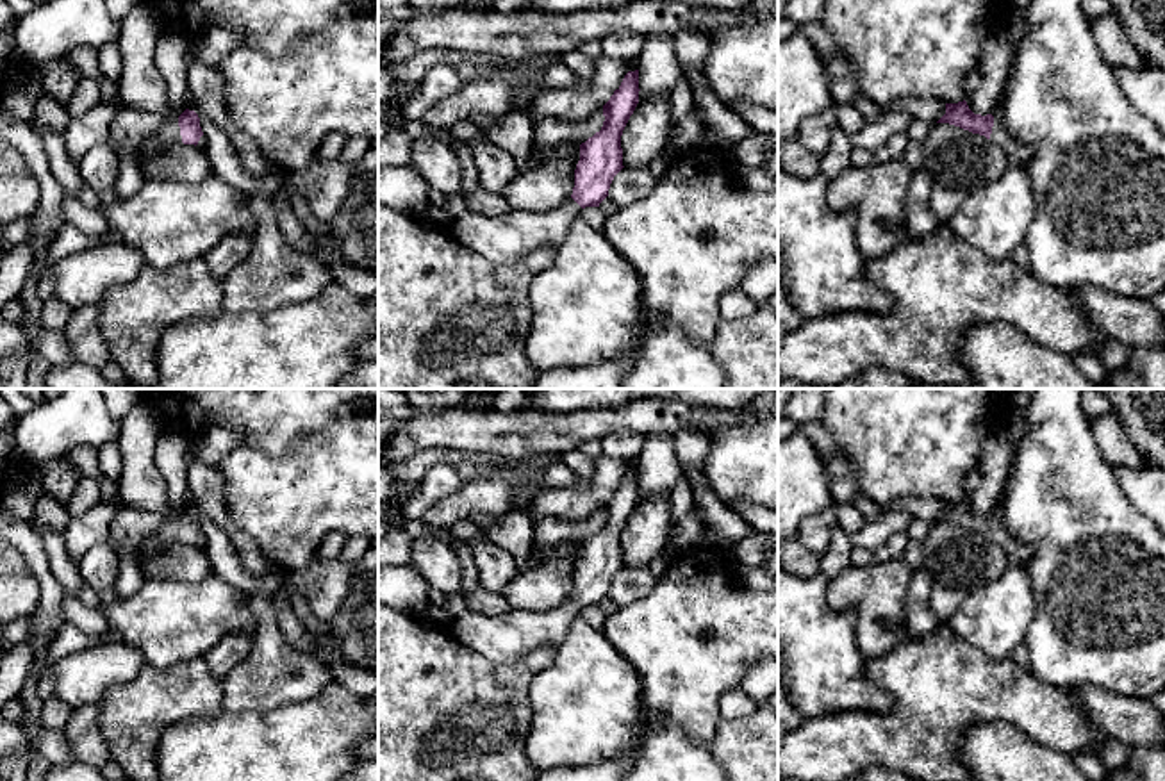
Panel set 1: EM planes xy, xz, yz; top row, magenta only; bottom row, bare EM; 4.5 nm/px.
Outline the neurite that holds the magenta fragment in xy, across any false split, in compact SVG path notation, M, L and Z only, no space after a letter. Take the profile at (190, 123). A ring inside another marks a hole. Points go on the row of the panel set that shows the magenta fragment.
M186 109L180 116L166 118L153 134L139 139L137 143L121 144L121 152L130 155L141 166L146 153L177 143L196 146L202 136L203 132L198 114Z

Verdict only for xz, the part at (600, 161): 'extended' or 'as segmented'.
extended

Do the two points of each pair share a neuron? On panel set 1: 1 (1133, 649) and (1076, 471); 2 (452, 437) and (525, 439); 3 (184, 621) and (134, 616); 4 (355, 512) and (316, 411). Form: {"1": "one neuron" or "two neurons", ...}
{"1": "one neuron", "2": "one neuron", "3": "one neuron", "4": "two neurons"}

